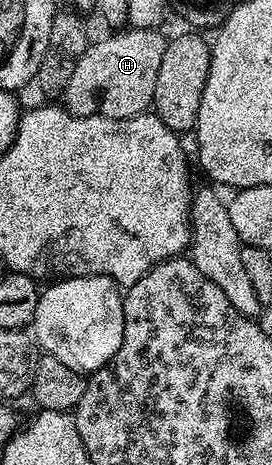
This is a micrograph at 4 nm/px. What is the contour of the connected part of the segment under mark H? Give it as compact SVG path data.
M128 28L111 37L105 37L97 42L88 44L84 56L77 61L69 84L63 94L63 105L77 116L93 116L103 114L110 119L128 119L131 116L144 114L154 102L157 83L157 72L168 45L168 38L163 37L160 30L151 28L141 30Z

